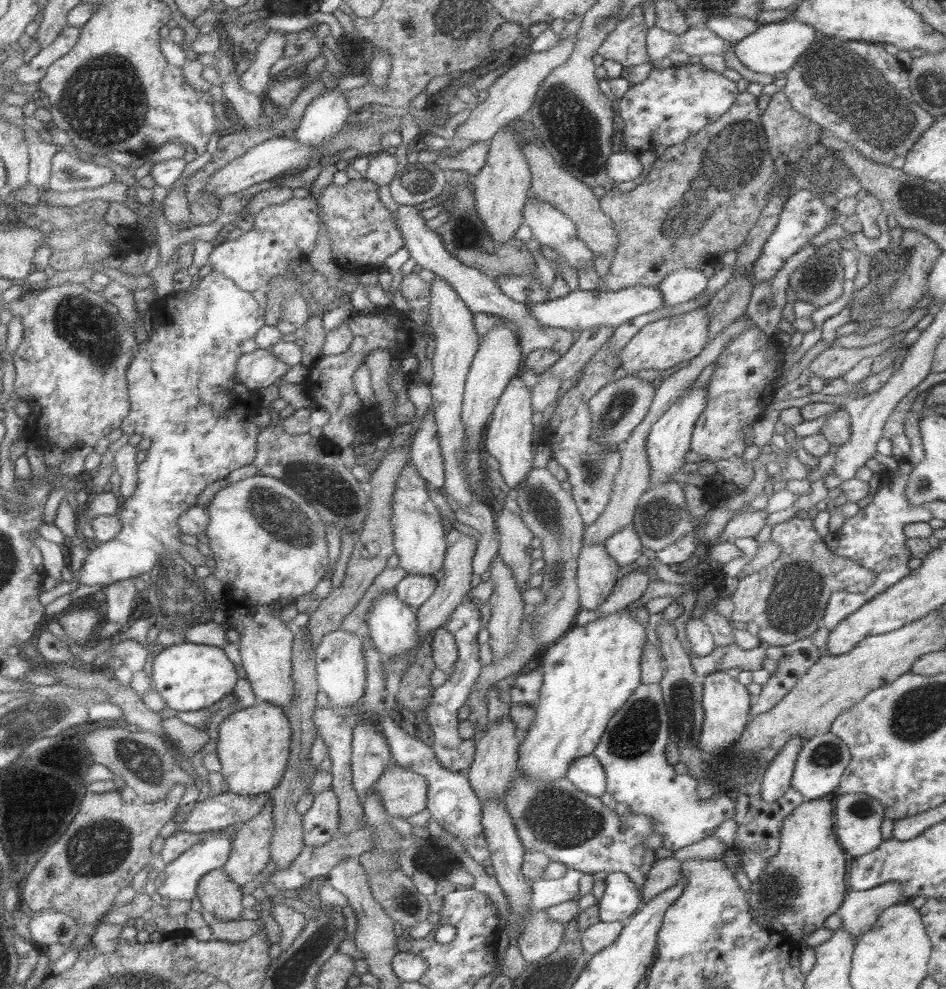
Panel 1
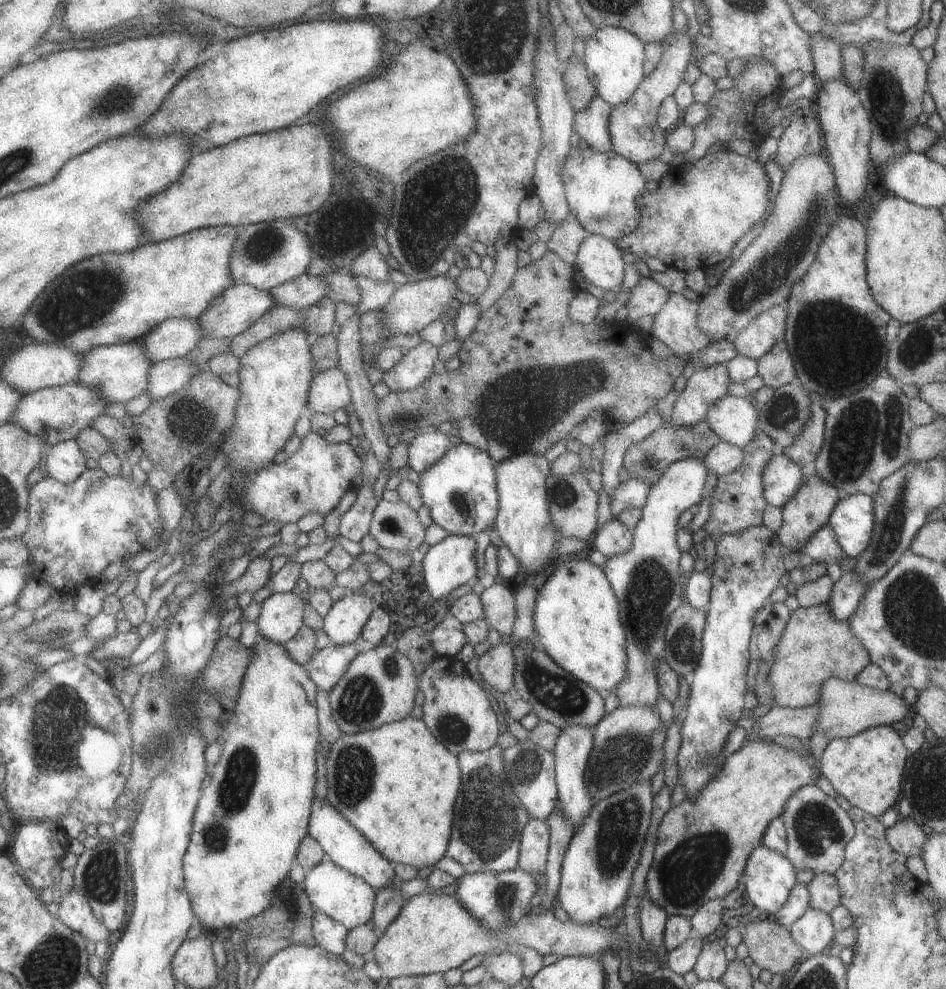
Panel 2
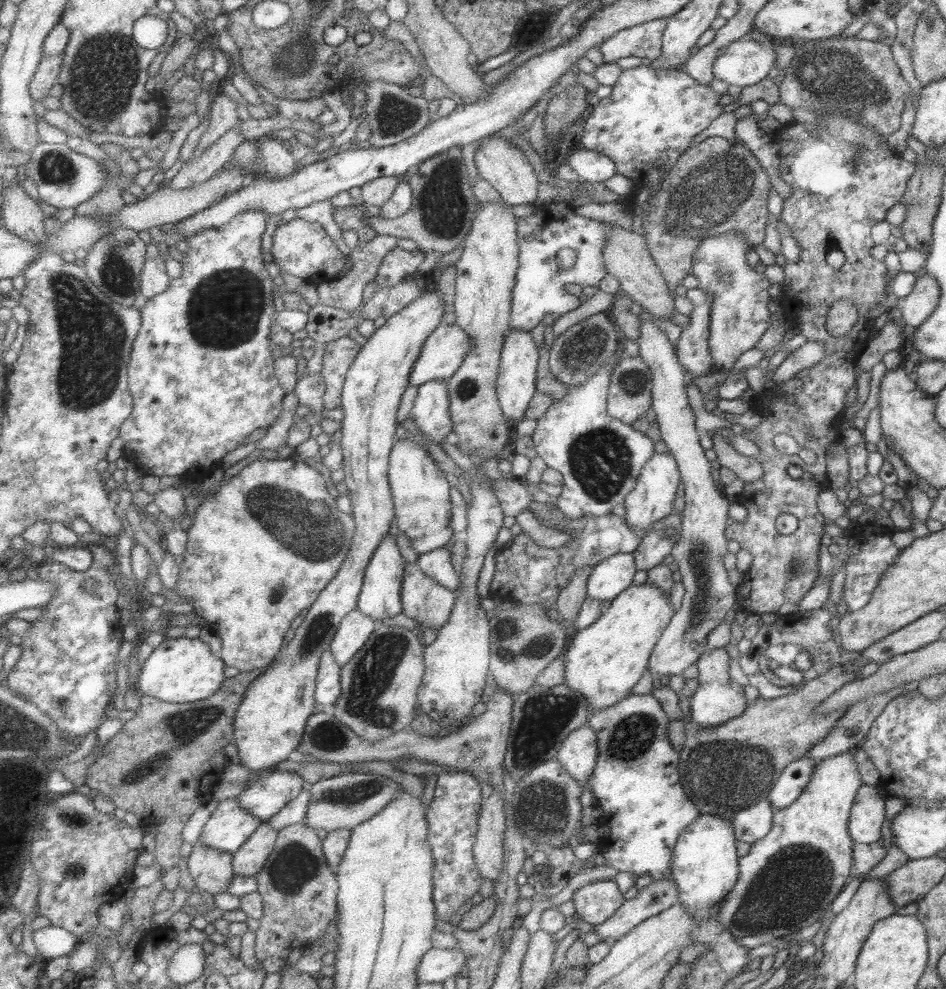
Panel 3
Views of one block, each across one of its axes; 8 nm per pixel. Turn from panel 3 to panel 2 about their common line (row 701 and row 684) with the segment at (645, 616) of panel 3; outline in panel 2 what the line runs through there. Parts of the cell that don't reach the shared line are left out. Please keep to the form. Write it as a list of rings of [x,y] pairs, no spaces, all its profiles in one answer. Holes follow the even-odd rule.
[[[586,554],[565,556],[538,594],[536,626],[544,650],[572,676],[599,694],[613,691],[629,674],[626,662],[626,634],[618,598],[605,572],[589,562]]]

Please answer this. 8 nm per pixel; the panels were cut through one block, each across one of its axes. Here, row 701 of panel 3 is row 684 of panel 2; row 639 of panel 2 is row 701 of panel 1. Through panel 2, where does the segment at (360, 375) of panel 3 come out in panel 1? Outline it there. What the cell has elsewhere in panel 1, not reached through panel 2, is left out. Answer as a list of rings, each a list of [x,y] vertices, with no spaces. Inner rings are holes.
[[[258,700],[249,708],[239,707],[229,715],[218,728],[217,754],[222,763],[222,774],[229,782],[229,790],[243,796],[259,795],[271,792],[279,786],[290,767],[292,745],[294,744],[292,724],[289,716],[275,704]]]

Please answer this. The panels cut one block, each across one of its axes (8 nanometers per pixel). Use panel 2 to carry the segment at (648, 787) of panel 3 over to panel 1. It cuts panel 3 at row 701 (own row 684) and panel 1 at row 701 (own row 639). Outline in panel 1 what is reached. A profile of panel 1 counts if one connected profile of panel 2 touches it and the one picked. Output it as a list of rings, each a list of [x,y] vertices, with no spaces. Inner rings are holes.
[[[639,684],[630,699],[622,704],[622,709],[610,720],[592,756],[601,764],[605,772],[606,788],[604,792],[611,794],[617,803],[627,805],[630,813],[650,818],[654,824],[654,833],[663,835],[661,847],[673,852],[711,836],[723,820],[734,816],[735,804],[732,796],[725,791],[715,792],[707,800],[700,800],[697,796],[697,785],[699,784],[697,780],[693,780],[695,776],[676,774],[673,771],[673,765],[666,762],[664,754],[669,742],[668,721],[669,716],[660,692],[660,684]]]

